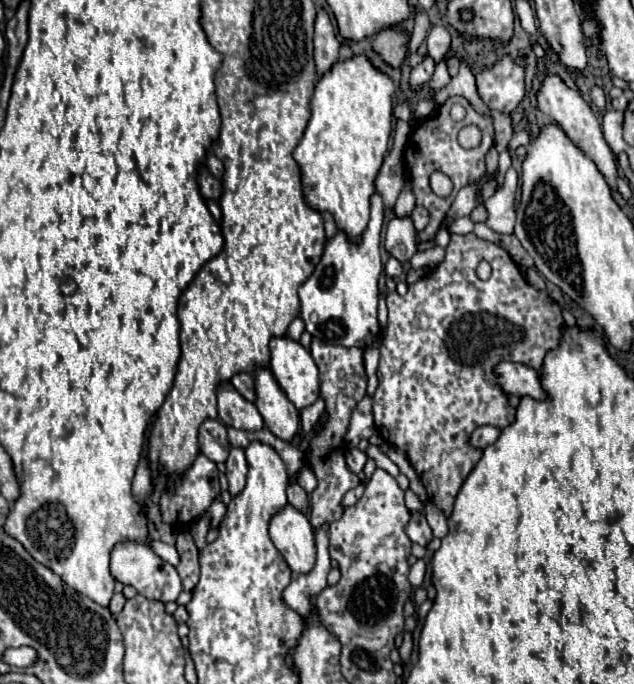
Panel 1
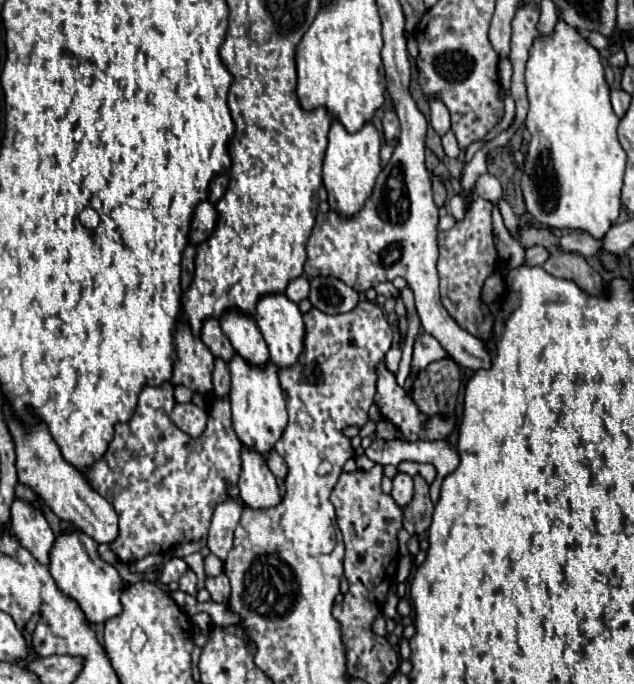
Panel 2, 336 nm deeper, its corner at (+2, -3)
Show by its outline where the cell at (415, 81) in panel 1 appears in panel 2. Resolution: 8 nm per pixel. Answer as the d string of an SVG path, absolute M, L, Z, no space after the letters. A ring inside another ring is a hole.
M385 113L383 135L385 135L385 141L393 141L393 139L399 137L399 119L397 119L395 113Z

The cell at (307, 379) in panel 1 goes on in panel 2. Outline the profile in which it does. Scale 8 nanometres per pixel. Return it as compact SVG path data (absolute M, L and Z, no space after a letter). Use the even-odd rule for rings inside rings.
M283 293L263 295L255 309L255 321L267 341L271 361L277 367L291 367L291 363L295 363L299 357L299 351L303 351L303 315L299 311L299 305Z

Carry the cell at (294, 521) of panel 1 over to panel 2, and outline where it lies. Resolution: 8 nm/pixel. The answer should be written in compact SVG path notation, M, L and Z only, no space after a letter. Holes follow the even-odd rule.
M249 447L241 449L241 475L237 487L243 503L255 509L273 507L281 499L277 481L265 463L265 457Z

